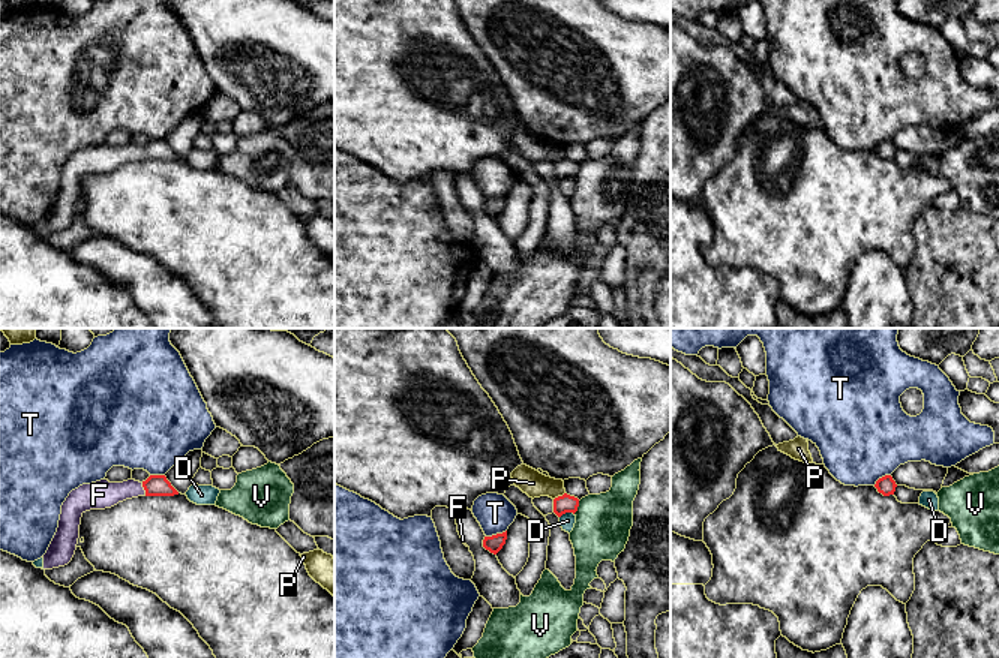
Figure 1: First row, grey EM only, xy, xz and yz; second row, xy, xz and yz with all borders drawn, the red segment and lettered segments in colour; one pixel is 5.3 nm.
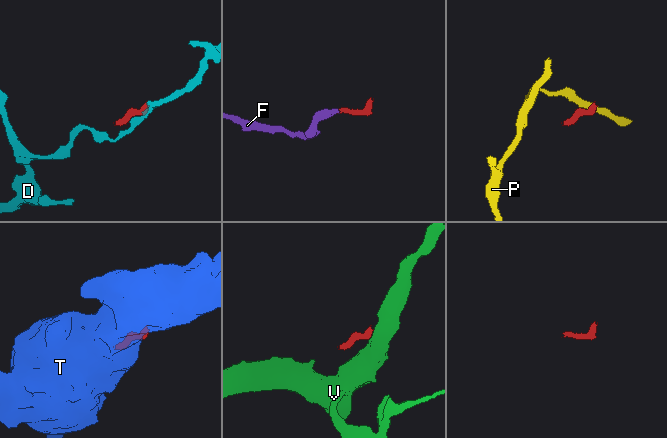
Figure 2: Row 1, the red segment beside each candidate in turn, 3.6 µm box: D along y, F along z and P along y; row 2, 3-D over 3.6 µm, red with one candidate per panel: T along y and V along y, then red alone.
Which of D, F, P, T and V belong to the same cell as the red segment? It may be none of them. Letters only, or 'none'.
F

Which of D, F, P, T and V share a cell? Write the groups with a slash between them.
D / F / P / T / V

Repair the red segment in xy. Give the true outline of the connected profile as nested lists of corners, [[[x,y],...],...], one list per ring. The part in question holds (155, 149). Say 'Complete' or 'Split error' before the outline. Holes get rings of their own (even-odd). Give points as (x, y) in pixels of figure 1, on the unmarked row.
Split error. [[[150,139],[140,147],[128,144],[110,147],[100,144],[82,148],[72,154],[62,169],[57,196],[44,222],[44,234],[68,229],[76,214],[80,202],[81,181],[90,174],[105,174],[138,160],[174,160],[178,156],[171,150],[165,139]]]

